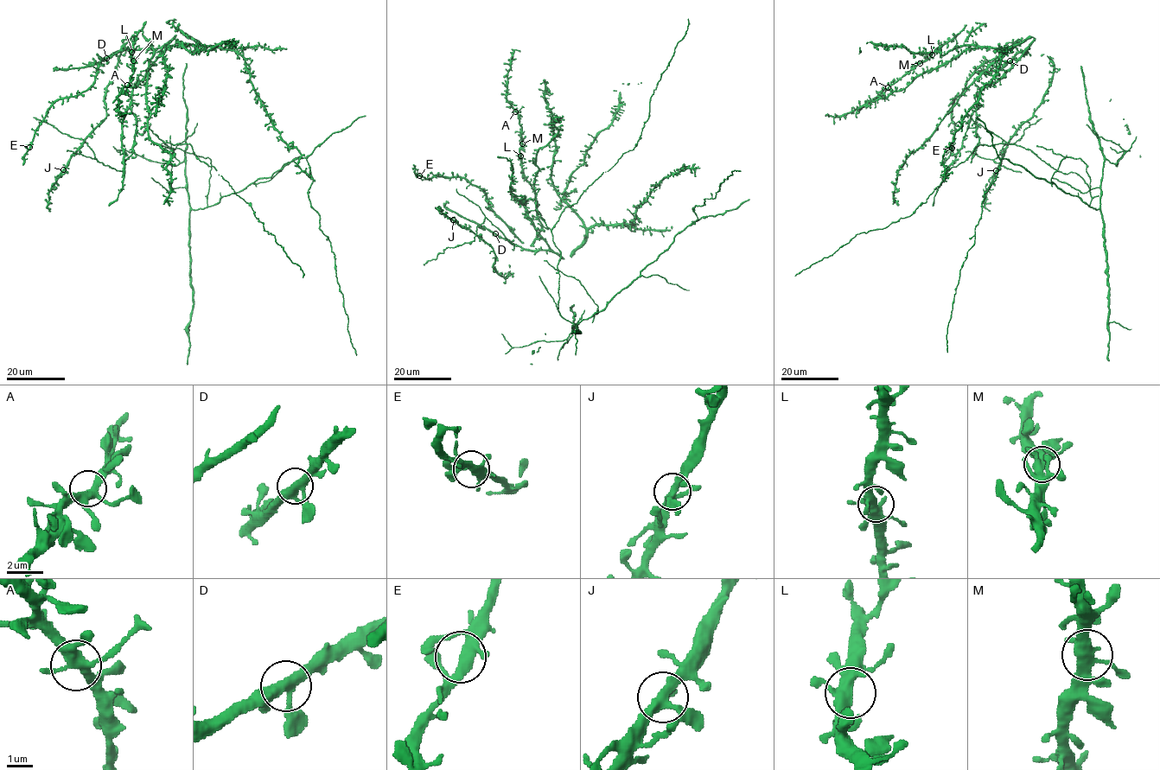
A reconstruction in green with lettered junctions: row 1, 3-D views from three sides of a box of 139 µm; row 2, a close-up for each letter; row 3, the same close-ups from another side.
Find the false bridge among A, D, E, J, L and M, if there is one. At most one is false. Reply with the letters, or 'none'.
none

